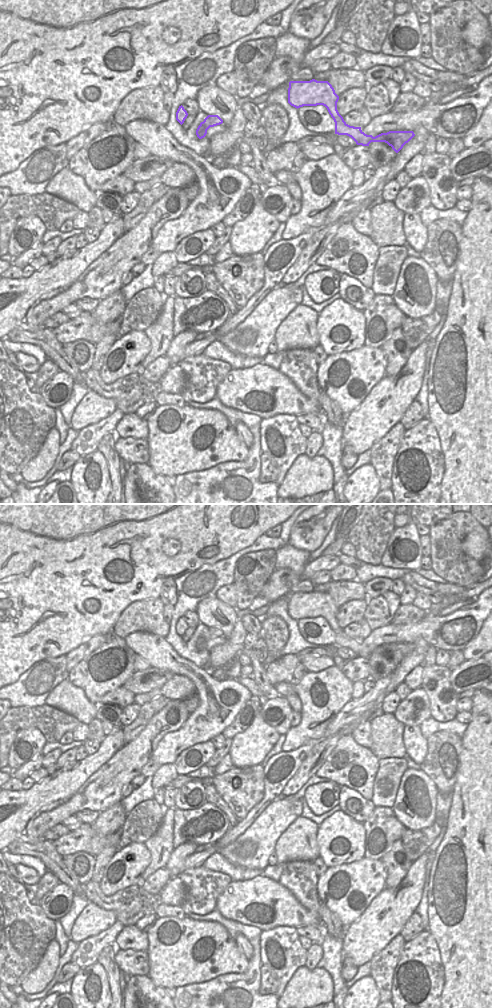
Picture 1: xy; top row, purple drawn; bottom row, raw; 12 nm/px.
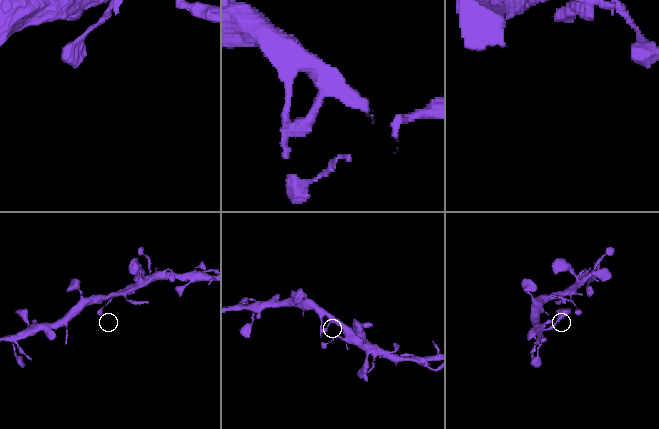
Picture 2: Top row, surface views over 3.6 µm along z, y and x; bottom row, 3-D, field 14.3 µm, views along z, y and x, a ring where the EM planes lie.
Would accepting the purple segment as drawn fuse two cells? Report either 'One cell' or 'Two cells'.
One cell

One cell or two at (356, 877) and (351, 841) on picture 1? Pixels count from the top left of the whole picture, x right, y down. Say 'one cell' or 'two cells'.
two cells

